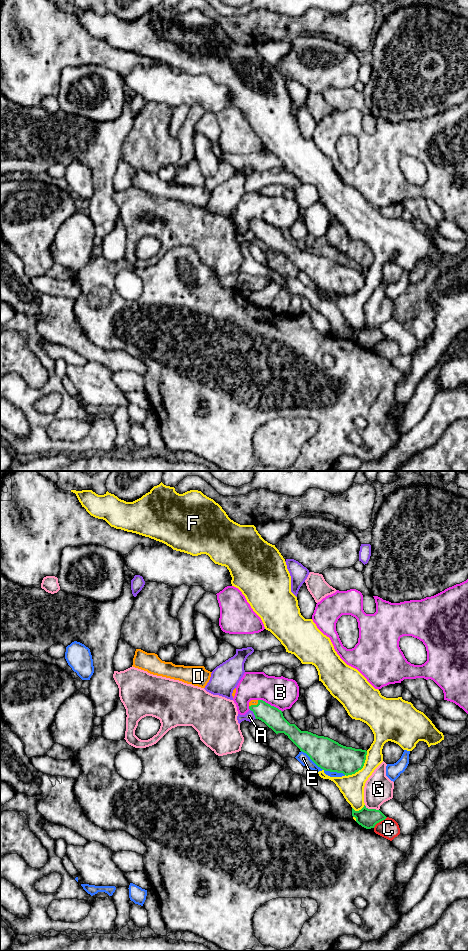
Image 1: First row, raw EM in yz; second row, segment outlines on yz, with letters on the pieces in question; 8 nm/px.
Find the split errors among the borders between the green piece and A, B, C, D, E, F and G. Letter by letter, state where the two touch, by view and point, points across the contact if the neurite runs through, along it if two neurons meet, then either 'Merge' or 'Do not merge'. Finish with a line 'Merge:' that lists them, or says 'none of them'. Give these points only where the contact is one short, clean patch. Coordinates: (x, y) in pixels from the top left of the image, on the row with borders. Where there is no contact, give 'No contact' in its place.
A: Touches green at yz (254, 714). Do not merge
B: Touches green at yz (269, 704). Do not merge
C: Touches green at yz (380, 821). Do not merge
D: Touches green at yz (254, 705). Path across: yz (273, 717), (254, 705), (253, 702). Merge
E: Touches green at yz (323, 769). Do not merge
F: Touches green at yz (362, 767). Do not merge
G: Touches green at yz (371, 809). Do not merge
Merge: D

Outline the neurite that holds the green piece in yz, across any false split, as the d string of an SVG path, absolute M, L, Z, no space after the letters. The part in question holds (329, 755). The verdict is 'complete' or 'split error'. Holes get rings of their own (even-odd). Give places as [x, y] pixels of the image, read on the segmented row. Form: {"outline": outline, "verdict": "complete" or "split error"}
{"outline": "M251 700L249 709L256 719L264 722L276 734L287 735L300 751L306 753L321 769L348 776L363 768L366 750L346 747L328 737L301 731L284 718L281 710L263 700Z", "verdict": "split error"}

